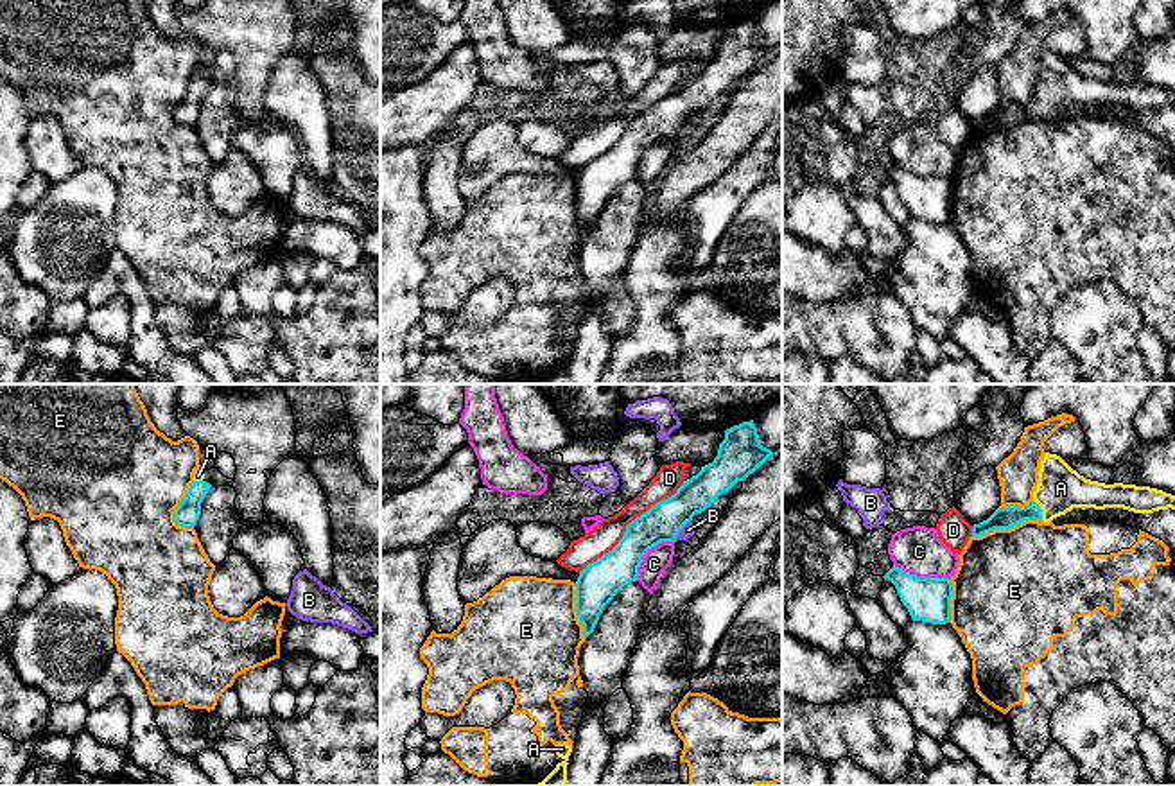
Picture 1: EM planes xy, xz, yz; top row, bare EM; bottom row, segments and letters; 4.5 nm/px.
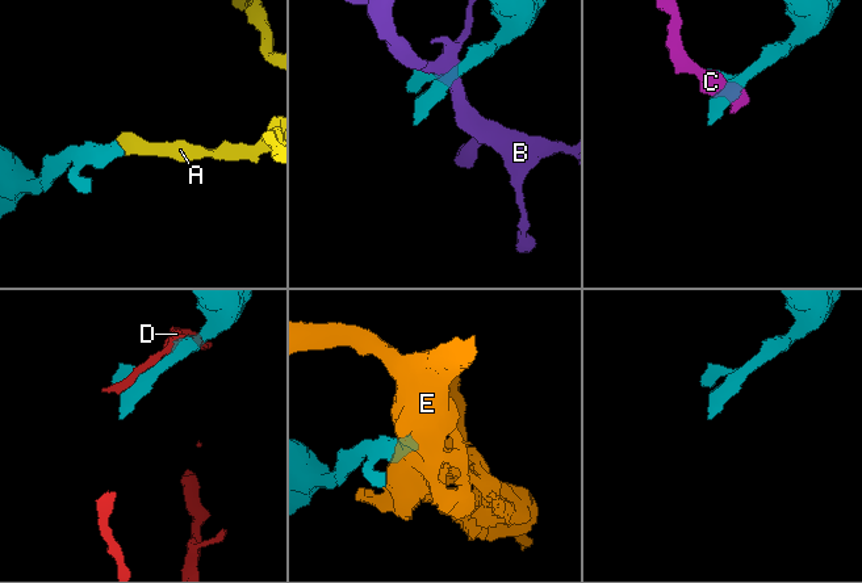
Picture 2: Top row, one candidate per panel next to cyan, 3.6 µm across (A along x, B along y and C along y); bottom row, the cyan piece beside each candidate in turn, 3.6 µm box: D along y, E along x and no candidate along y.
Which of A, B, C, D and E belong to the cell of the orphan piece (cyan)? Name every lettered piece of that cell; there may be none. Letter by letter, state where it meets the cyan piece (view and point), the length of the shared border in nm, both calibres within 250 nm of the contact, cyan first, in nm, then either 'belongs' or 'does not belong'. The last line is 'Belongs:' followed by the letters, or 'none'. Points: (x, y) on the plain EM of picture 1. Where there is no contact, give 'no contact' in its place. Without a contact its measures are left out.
A: yz (1041, 108) | 100 nm | 100/200 nm | belongs
B: xz (680, 126) | 110 nm | 170/60 nm | does not belong
C: yz (922, 176) | 260 nm | 200/220 nm | does not belong
D: xz (628, 122) | 650 nm | 170/120 nm | does not belong
E: yz (1007, 126) | 320 nm | 100/500 nm | does not belong
Belongs: A

